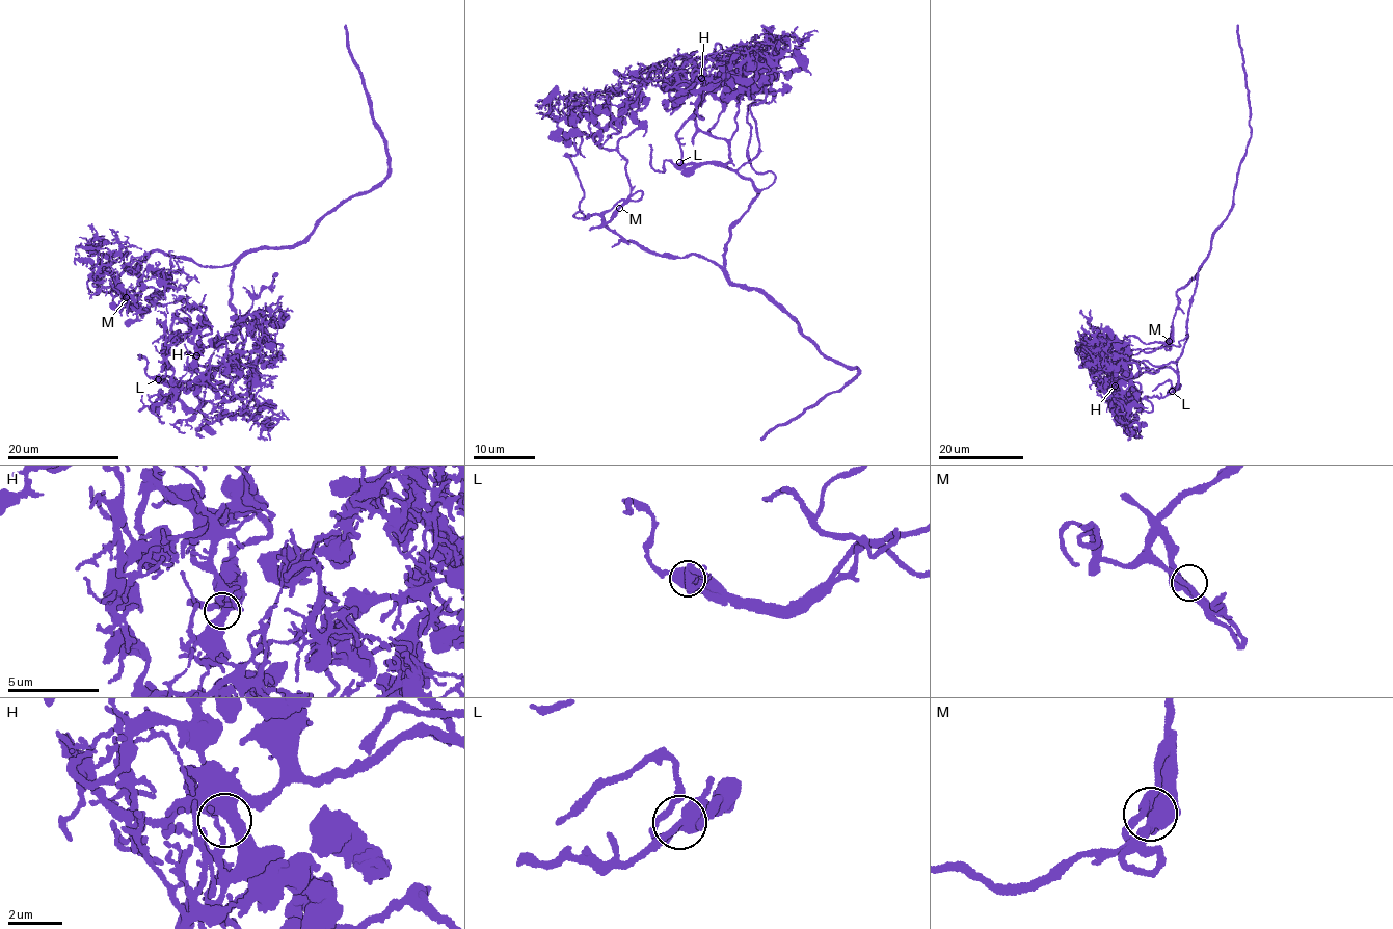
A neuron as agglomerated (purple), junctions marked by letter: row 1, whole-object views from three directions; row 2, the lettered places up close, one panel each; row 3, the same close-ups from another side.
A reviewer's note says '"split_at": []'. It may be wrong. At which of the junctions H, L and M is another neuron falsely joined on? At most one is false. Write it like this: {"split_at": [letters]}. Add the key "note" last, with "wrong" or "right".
{"split_at": [], "note": "right"}

